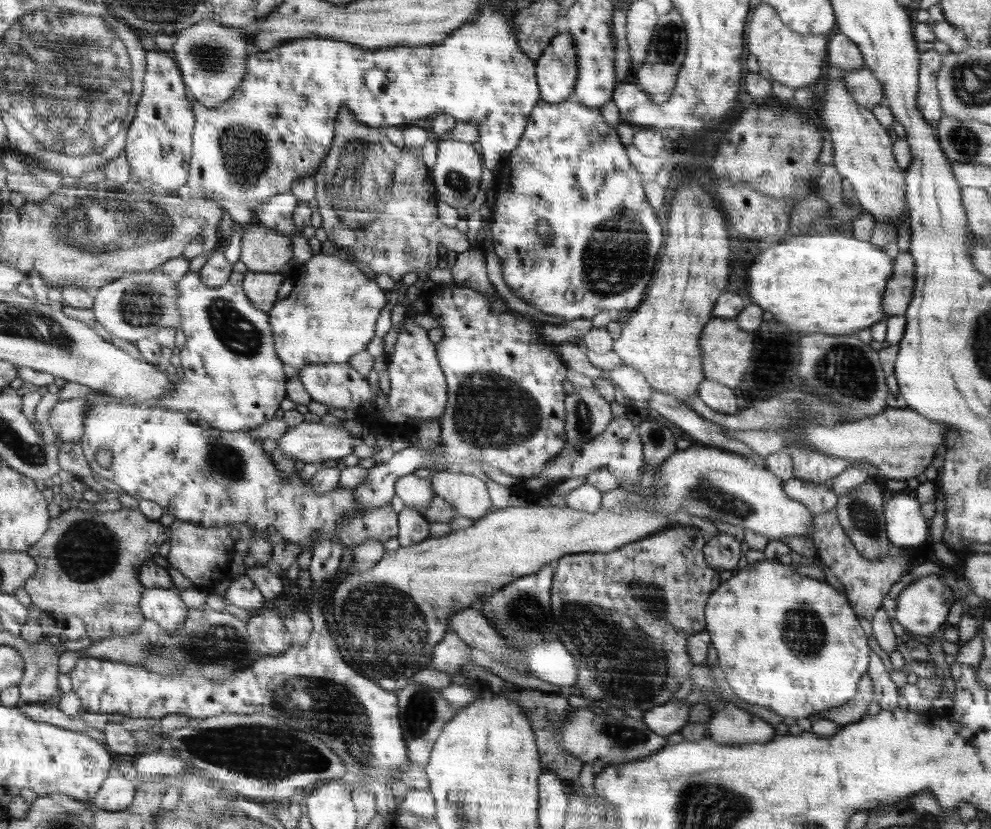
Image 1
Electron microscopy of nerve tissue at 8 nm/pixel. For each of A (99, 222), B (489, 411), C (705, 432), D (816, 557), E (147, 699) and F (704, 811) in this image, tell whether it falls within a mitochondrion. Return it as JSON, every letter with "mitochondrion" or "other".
{"A":"mitochondrion","B":"mitochondrion","C":"other","D":"other","E":"other","F":"mitochondrion"}

